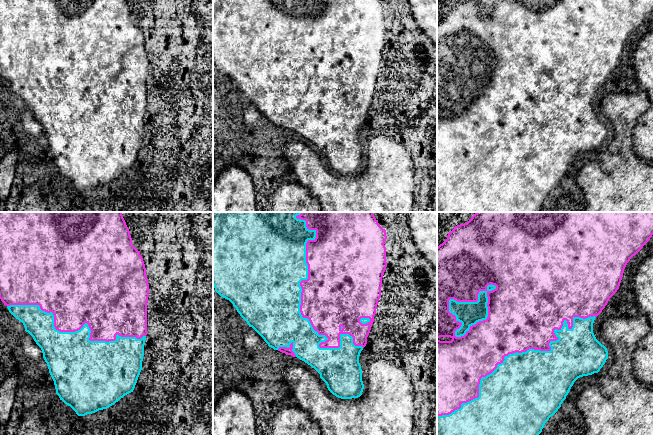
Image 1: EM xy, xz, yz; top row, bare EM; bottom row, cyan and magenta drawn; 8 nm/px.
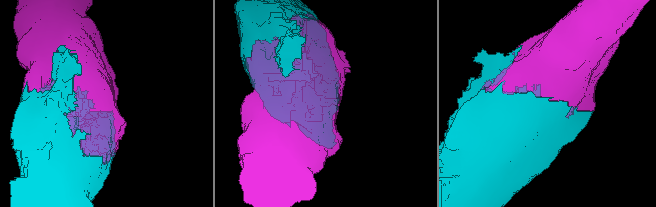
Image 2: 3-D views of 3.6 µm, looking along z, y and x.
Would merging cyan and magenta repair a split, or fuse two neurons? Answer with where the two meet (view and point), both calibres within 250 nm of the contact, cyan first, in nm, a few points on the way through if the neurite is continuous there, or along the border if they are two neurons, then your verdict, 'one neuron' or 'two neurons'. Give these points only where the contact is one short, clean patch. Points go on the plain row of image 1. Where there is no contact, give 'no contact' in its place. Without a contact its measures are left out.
contact yz (522, 128); calibres 500 and 480 nm; one neuron

